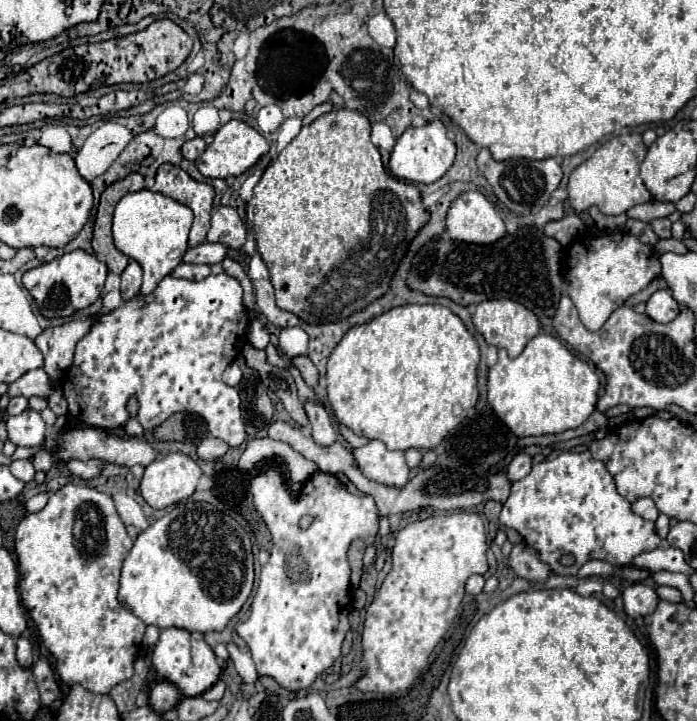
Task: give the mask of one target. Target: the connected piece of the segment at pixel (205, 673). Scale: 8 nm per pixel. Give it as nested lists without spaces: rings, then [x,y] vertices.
[[[165,628],[161,630],[159,642],[153,648],[153,666],[155,670],[169,682],[173,682],[183,696],[201,696],[205,690],[209,690],[221,674],[221,668],[215,660],[215,654],[211,646],[205,644],[205,640],[197,640],[191,632],[181,628]]]

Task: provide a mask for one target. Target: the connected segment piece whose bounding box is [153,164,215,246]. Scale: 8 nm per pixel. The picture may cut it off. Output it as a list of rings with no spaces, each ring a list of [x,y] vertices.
[[[161,164],[155,176],[153,192],[169,196],[185,206],[189,206],[195,214],[195,222],[189,232],[189,246],[197,246],[205,242],[211,222],[211,208],[215,190],[205,182],[193,180],[183,168],[173,164]]]

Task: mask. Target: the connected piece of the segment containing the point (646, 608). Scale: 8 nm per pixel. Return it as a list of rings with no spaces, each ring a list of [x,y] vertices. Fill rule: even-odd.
[[[635,582],[623,590],[625,612],[633,618],[651,614],[657,608],[657,602],[659,602],[659,598],[657,598],[655,590],[643,582]]]

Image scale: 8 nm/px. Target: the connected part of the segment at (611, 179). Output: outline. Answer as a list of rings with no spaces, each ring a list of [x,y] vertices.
[[[621,134],[607,140],[589,160],[577,166],[567,184],[569,204],[575,212],[585,212],[591,206],[597,206],[603,214],[623,214],[629,208],[649,202],[651,194],[643,186],[639,176],[639,166],[645,158],[647,146],[641,140],[641,134]]]

